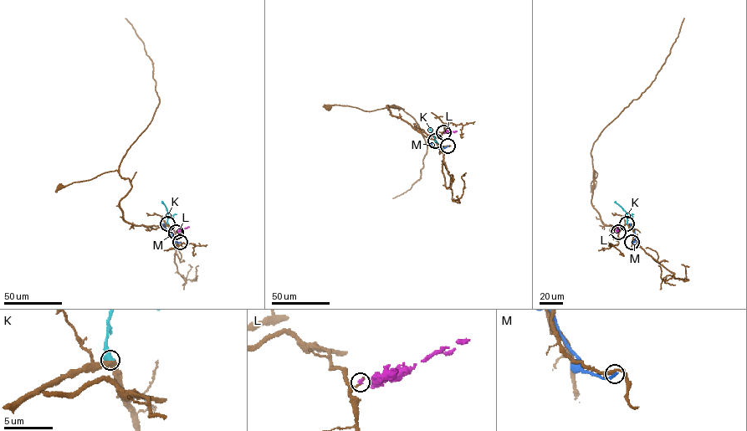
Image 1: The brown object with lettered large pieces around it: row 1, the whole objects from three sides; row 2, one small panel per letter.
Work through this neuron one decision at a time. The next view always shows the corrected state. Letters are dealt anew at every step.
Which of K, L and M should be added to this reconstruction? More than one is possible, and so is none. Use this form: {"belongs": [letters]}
{"belongs": []}

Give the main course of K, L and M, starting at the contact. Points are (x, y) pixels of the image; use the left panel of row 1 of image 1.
K: (167, 223), (167, 212), (161, 201)
L: (176, 232), (189, 226)
M: (180, 242), (176, 242), (163, 223)

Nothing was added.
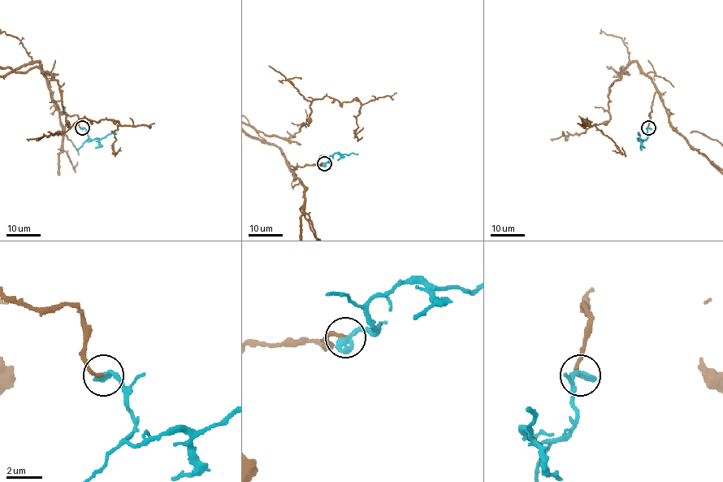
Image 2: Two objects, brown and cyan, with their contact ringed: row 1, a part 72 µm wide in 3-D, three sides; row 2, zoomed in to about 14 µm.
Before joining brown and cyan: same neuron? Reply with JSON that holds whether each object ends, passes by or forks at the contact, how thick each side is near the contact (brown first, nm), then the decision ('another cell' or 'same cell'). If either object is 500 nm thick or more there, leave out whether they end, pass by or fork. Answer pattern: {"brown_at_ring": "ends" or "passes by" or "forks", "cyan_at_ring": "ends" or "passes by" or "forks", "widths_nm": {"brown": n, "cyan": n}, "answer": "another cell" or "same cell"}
{"brown_at_ring": "ends", "cyan_at_ring": "ends", "widths_nm": {"brown": 190, "cyan": 440}, "answer": "same cell"}

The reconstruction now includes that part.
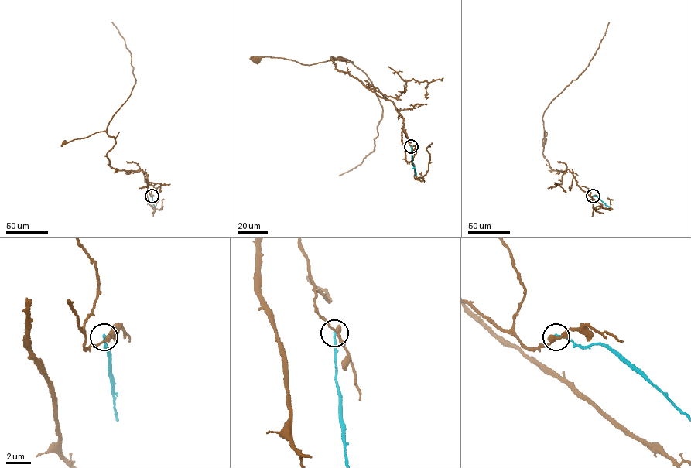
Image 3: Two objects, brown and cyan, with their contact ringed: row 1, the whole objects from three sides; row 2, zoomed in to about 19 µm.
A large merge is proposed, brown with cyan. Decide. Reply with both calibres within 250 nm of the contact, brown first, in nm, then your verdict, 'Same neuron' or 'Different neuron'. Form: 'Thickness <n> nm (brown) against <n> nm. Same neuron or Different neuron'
Thickness 320 nm (brown) against 220 nm. Different neuron

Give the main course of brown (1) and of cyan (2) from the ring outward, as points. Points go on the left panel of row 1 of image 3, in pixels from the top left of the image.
1: (152, 196), (148, 190), (141, 169), (131, 172), (111, 166), (107, 152), (115, 141), (105, 131), (63, 143)
2: (152, 196), (154, 206)

